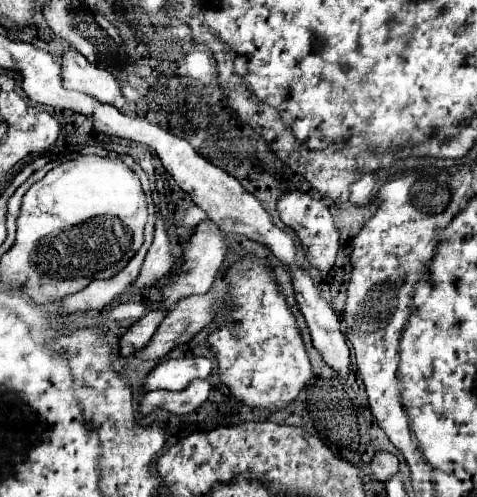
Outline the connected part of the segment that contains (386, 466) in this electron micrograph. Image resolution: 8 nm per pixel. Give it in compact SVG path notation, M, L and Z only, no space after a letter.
M378 453L372 461L372 471L376 471L378 481L386 481L390 473L398 471L398 459L392 453Z

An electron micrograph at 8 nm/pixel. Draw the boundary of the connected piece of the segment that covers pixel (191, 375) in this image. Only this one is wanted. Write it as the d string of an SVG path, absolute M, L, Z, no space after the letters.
M184 357L184 359L170 359L156 365L150 375L146 377L144 391L152 389L170 389L178 391L186 387L192 379L206 379L212 373L212 361L208 357Z

